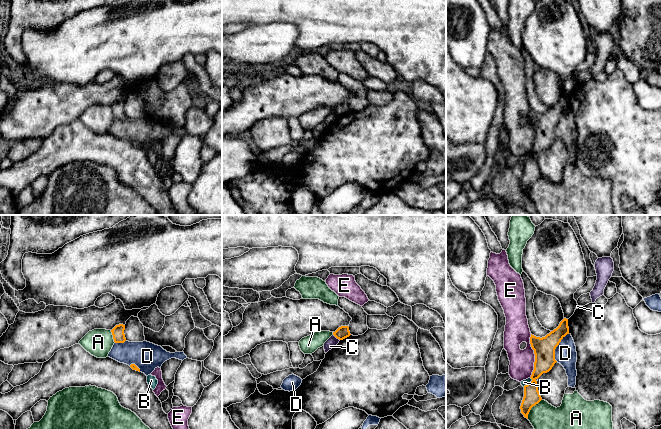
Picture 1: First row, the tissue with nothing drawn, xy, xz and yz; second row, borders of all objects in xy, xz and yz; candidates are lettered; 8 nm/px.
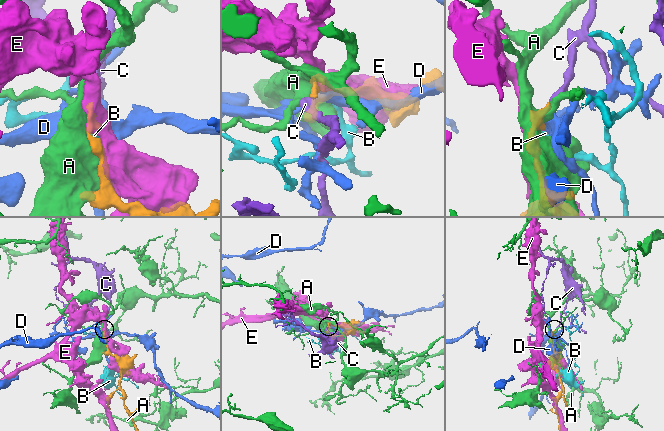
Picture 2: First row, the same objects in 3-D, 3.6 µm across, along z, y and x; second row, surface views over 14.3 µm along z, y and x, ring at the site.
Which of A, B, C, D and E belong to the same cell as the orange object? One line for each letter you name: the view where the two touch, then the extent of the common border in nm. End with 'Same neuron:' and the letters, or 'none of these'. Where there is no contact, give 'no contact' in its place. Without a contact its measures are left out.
Same neuron: none of these

